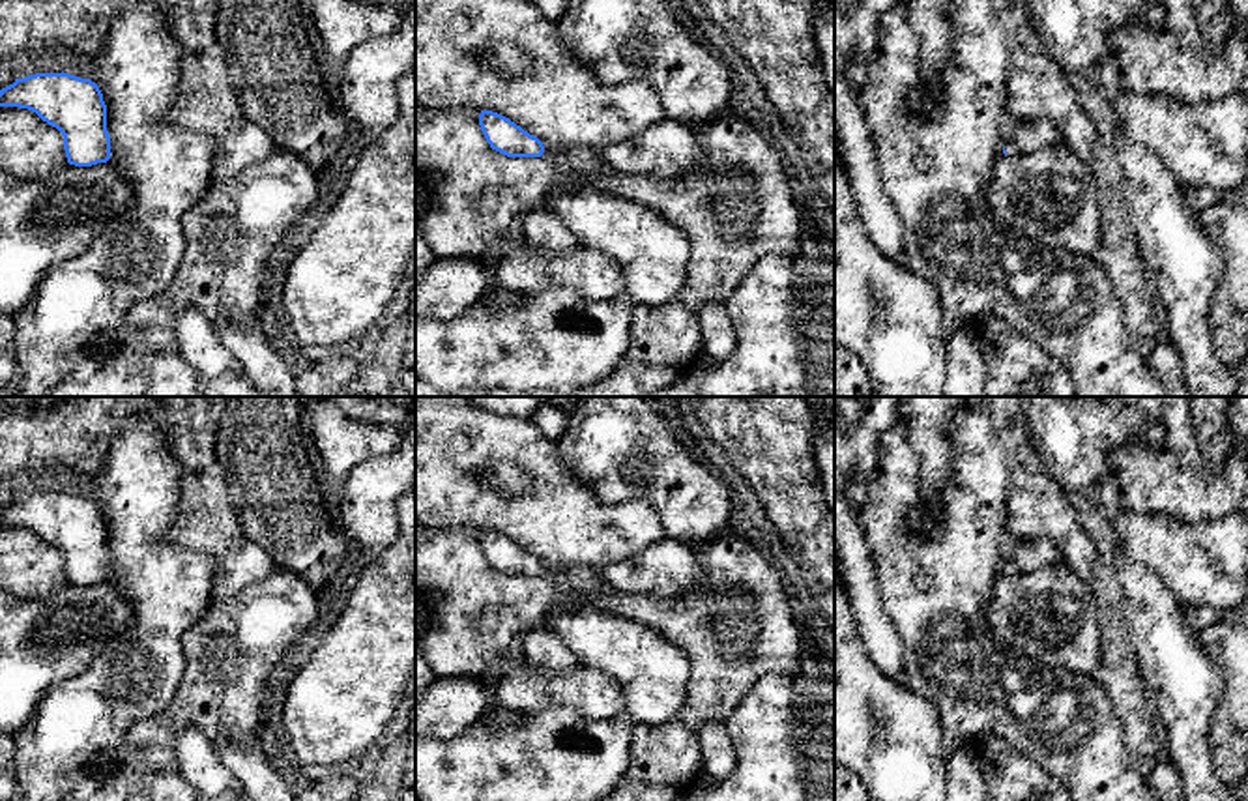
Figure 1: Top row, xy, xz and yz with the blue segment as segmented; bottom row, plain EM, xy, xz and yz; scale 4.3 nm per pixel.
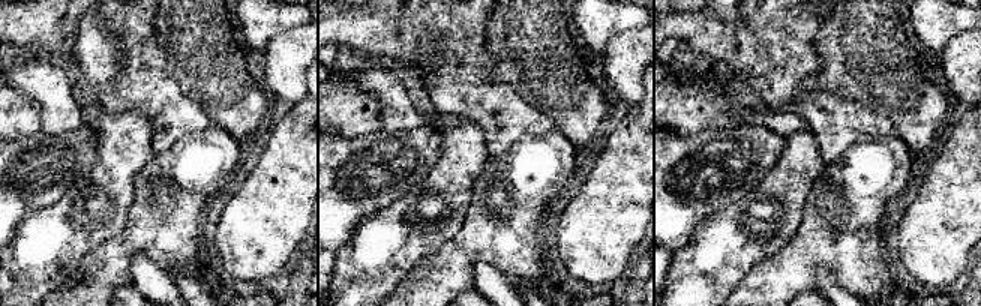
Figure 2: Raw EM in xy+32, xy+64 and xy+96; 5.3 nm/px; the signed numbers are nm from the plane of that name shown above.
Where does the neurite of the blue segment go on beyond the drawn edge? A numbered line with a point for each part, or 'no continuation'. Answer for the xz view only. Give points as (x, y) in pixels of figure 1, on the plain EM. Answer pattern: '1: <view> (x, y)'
1: xz (580, 579)

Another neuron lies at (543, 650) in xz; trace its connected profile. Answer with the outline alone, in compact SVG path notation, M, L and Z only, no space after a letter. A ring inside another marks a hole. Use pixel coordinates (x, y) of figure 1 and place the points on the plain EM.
M543 627L522 634L522 659L528 666L539 670L573 670L580 661L567 649L561 638Z

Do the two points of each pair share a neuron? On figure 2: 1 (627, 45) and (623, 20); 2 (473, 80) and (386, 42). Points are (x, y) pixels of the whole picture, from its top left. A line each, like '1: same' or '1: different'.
1: different
2: same

